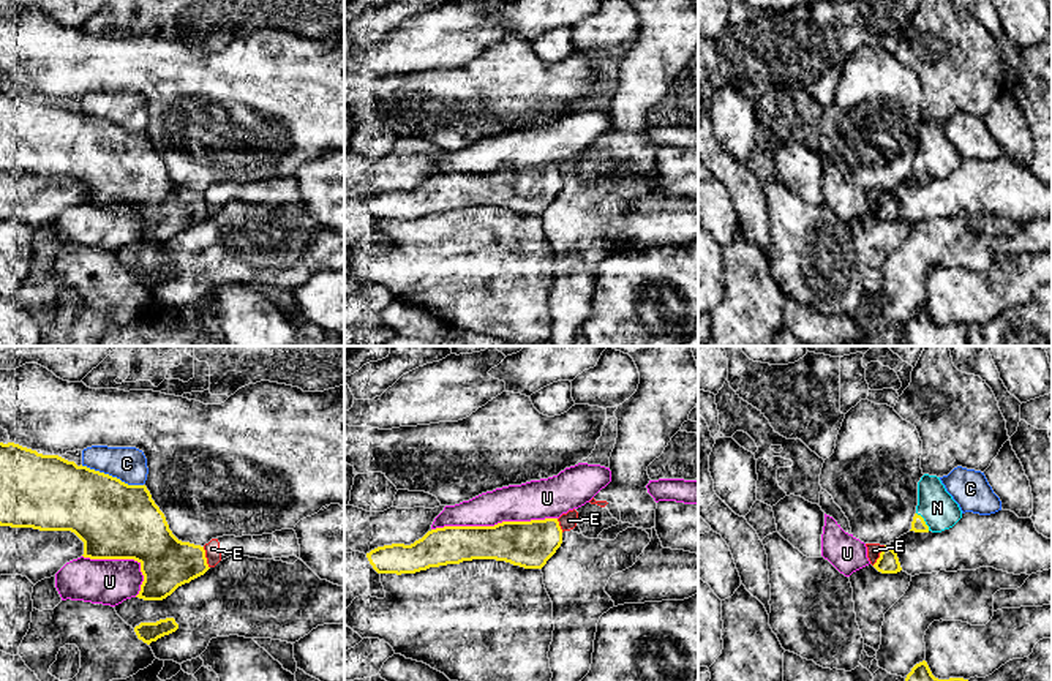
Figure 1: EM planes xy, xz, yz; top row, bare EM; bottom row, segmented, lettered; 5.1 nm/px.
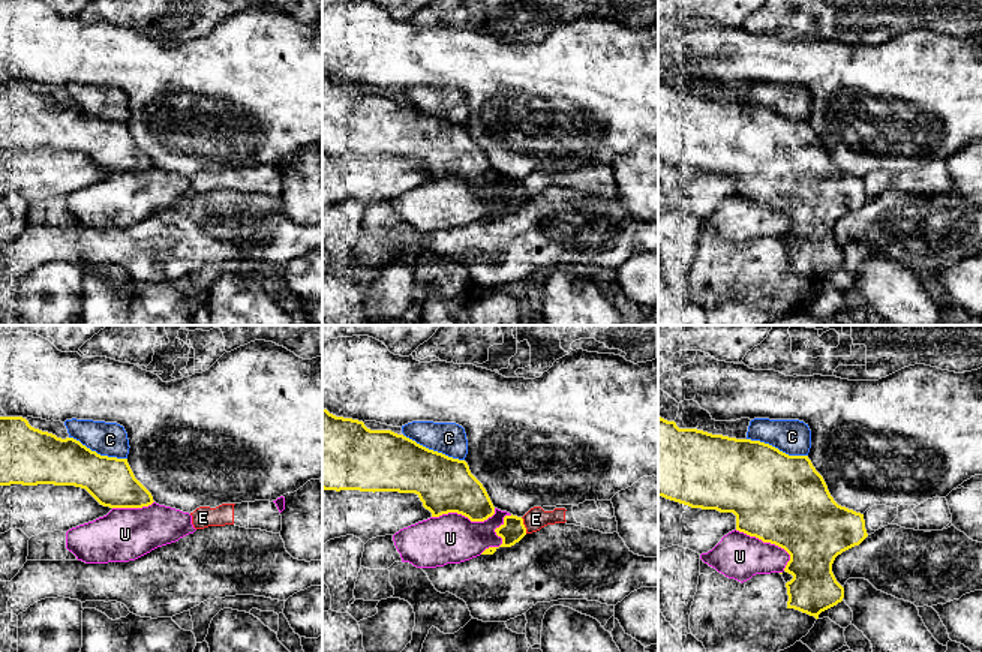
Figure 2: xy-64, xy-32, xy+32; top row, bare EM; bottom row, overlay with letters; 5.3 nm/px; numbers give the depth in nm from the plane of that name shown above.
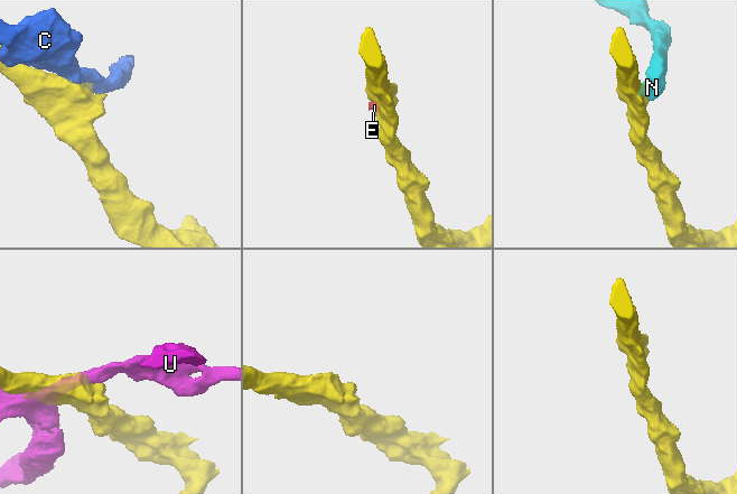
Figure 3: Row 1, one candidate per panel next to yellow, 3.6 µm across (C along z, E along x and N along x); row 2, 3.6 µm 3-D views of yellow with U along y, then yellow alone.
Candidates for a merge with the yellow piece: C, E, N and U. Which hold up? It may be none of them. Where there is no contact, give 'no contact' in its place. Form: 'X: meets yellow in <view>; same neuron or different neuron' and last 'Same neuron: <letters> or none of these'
C: meets yellow in xy; different neuron
E: meets yellow in xy; different neuron
N: meets yellow in yz; same neuron
U: meets yellow in xz; different neuron
Same neuron: N

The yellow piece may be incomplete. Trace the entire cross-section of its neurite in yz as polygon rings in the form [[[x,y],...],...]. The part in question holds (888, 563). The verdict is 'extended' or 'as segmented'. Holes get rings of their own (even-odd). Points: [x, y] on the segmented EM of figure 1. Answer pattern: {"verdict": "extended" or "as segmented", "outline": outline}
{"verdict": "as segmented", "outline": [[[885,545],[880,558],[874,564],[874,567],[881,574],[897,574],[902,570],[897,553],[891,545]]]}

